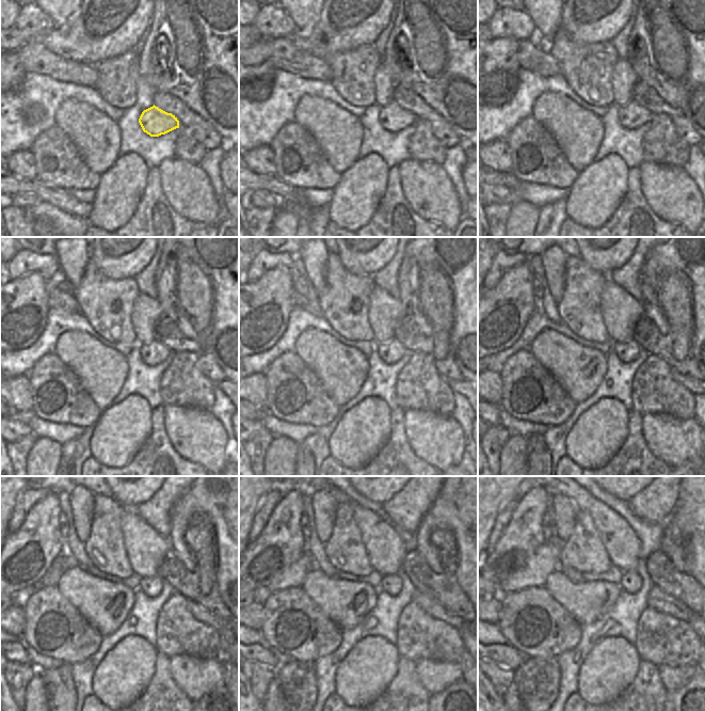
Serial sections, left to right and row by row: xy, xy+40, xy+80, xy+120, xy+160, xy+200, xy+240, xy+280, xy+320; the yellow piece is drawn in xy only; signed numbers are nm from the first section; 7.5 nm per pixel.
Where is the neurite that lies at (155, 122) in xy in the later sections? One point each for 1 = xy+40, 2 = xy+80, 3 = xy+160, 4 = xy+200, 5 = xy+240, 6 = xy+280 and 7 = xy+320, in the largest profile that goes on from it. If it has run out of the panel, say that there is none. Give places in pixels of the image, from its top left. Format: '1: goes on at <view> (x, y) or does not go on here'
1: goes on at xy+40 (393, 117)
2: goes on at xy+80 (633, 115)
3: goes on at xy+160 (391, 351)
4: goes on at xy+200 (627, 351)
5: goes on at xy+240 (151, 586)
6: goes on at xy+280 (391, 584)
7: goes on at xy+320 (630, 582)

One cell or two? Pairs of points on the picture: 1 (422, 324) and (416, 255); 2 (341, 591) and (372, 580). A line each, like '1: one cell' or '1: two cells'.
1: one cell
2: two cells

